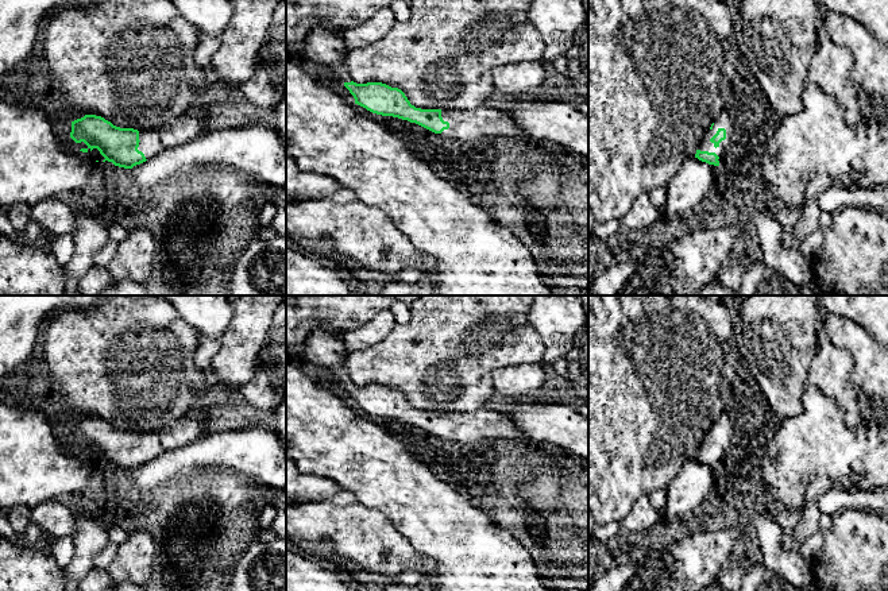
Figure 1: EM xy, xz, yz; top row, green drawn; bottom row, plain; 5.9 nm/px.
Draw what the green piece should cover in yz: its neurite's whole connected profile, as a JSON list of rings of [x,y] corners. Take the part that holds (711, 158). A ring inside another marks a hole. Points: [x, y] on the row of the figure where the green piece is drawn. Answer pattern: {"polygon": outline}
{"polygon": [[[723,109],[710,130],[704,134],[695,158],[709,165],[719,166],[719,155],[723,152],[733,132],[733,123],[729,113]]]}

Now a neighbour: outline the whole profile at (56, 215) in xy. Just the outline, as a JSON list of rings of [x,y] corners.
[[[65,197],[47,198],[31,206],[31,219],[54,236],[74,231],[73,201]]]

